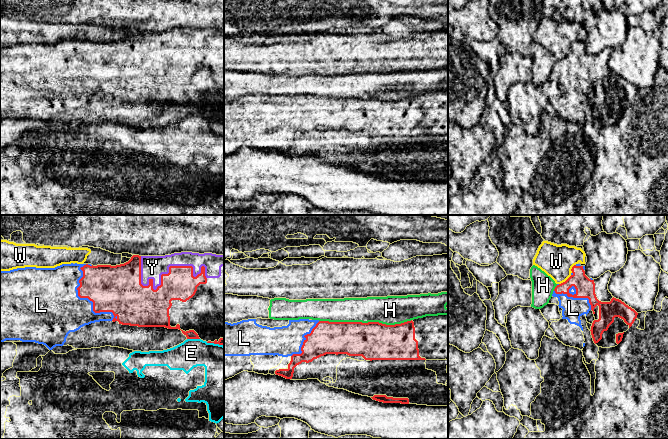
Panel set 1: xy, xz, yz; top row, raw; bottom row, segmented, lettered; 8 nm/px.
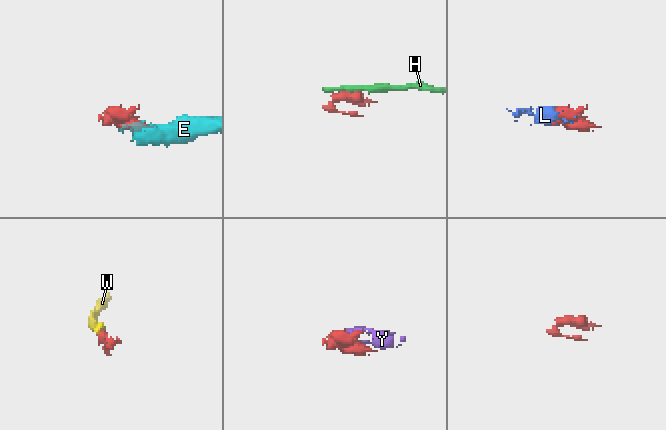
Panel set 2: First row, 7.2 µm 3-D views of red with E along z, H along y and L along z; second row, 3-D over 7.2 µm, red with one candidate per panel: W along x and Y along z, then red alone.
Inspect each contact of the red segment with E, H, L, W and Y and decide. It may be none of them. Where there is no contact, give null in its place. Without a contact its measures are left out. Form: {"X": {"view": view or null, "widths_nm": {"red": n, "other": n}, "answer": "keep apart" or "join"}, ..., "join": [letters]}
{"E": {"view": "xy", "widths_nm": {"red": 80, "other": 240}, "answer": "keep apart"}, "H": {"view": "xz", "widths_nm": {"red": 300, "other": 240}, "answer": "keep apart"}, "L": {"view": "xy", "widths_nm": {"red": 380, "other": 400}, "answer": "join"}, "W": {"view": "yz", "widths_nm": {"red": 160, "other": 260}, "answer": "keep apart"}, "Y": {"view": "xy", "widths_nm": {"red": 260, "other": 190}, "answer": "join"}, "join": ["L", "Y"]}

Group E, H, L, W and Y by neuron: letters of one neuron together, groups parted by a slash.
E / H / L Y / W

